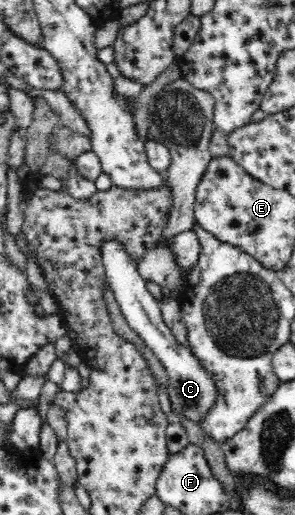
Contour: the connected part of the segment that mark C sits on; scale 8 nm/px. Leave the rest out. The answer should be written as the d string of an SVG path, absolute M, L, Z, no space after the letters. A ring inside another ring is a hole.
M105 239L101 245L101 258L106 276L105 281L113 291L115 300L127 323L160 359L160 363L164 365L164 369L170 377L167 394L173 410L184 414L186 418L190 418L194 422L202 420L216 400L216 385L214 385L211 376L201 368L188 345L178 343L172 335L170 327L166 326L160 301L147 290L146 280L141 278L137 264L134 263L130 254L126 253L126 247L116 239Z

